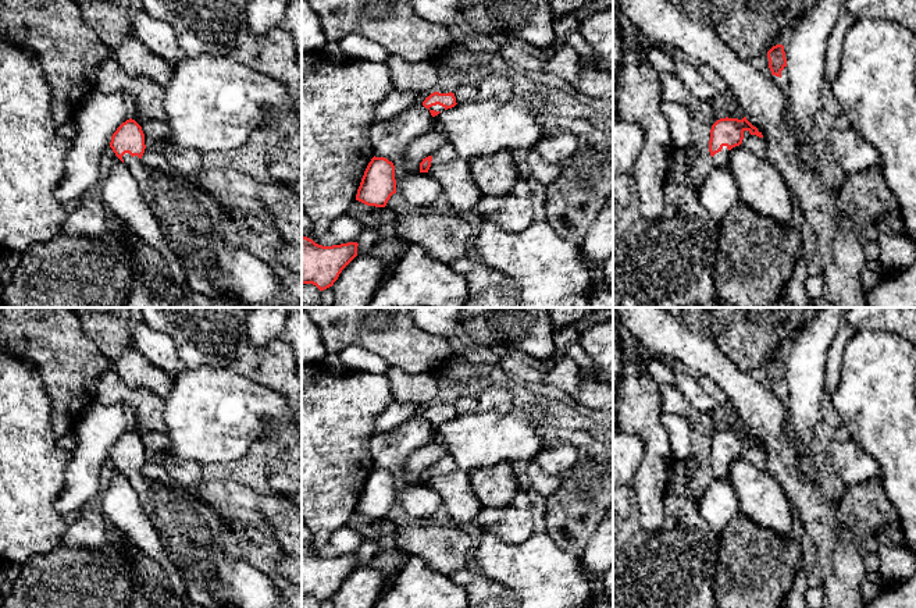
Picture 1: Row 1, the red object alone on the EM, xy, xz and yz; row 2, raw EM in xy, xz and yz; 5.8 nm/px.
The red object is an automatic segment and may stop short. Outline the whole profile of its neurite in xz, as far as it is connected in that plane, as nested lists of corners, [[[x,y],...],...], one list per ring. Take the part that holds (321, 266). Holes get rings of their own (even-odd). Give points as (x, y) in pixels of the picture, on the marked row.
[[[302,237],[302,284],[313,284],[320,291],[332,287],[342,270],[357,256],[357,246],[357,242],[322,246]]]

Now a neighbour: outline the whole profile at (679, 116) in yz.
[[[663,102],[662,111],[669,121],[673,147],[685,150],[692,138],[692,113],[684,104],[671,102]]]

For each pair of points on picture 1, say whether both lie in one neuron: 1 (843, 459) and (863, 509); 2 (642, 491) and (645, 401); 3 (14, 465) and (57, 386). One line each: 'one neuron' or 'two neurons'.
1: two neurons
2: one neuron
3: two neurons

